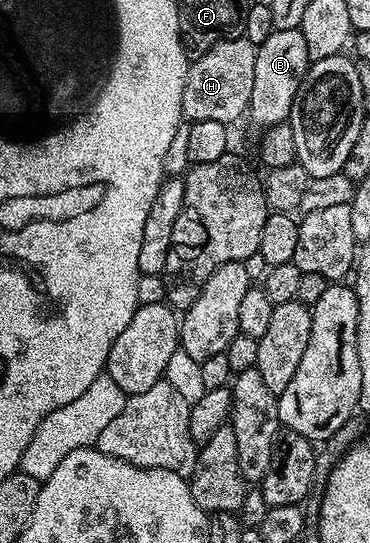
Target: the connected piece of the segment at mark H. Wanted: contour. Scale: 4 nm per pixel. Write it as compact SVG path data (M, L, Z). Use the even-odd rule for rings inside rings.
M246 35L227 37L190 62L183 92L183 115L188 122L213 119L230 126L231 121L250 110L256 48Z

